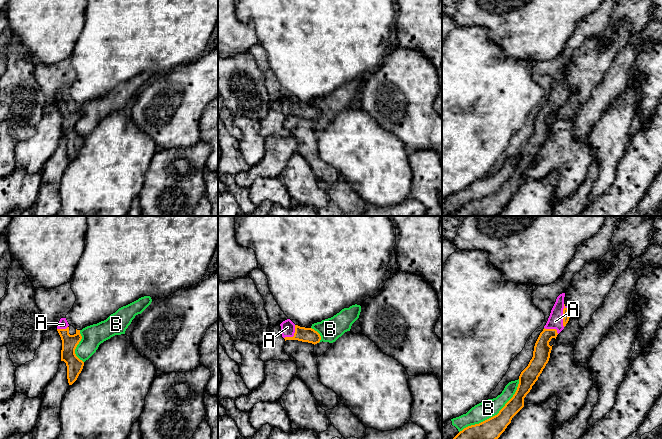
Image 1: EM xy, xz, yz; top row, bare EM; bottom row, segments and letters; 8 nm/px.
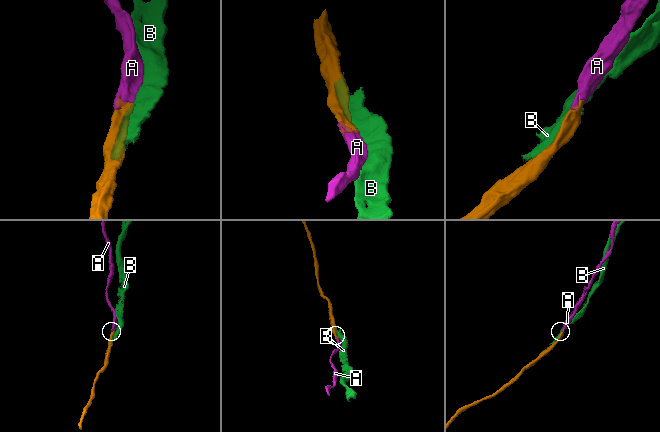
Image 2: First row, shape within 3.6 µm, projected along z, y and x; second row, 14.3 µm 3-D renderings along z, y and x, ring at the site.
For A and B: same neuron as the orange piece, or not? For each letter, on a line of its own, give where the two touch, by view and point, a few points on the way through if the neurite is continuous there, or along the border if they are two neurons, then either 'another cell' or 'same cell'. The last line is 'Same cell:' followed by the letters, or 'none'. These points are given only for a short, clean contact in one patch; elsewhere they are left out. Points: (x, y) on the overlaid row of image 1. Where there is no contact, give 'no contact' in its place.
A: contact yz (563, 315); way yz (566, 316), (563, 315), (555, 321); same cell
B: contact yz (495, 415); another cell
Same cell: A

